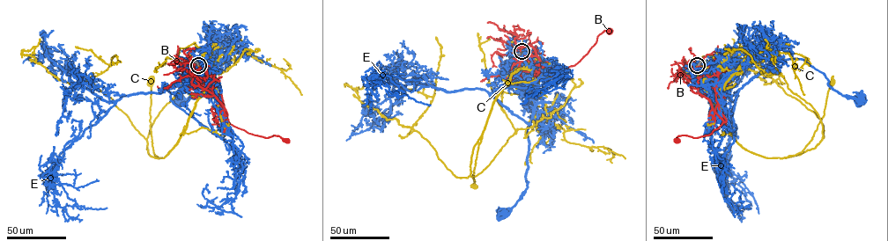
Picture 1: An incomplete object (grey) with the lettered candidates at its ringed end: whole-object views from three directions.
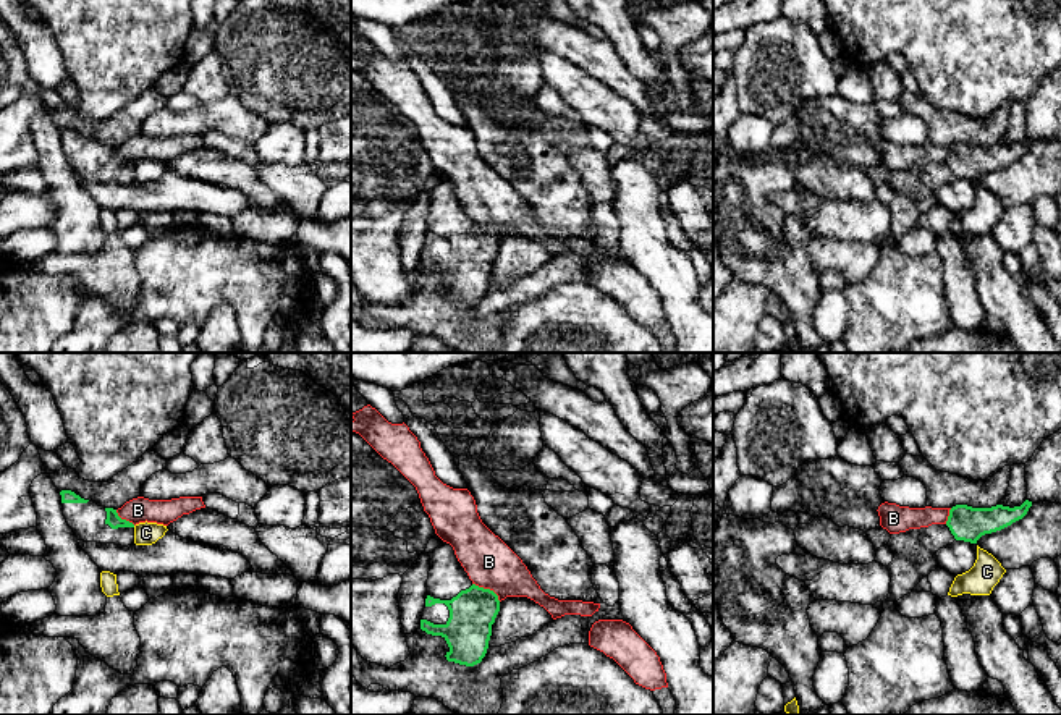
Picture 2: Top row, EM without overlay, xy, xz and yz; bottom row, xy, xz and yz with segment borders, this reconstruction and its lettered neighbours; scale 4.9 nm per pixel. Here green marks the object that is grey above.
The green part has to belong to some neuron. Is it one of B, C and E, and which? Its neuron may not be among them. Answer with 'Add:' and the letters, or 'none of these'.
Add: none of these

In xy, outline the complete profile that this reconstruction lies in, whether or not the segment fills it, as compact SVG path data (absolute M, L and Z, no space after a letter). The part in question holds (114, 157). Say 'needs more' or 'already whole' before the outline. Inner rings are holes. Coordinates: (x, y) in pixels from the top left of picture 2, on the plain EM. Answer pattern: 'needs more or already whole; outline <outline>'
needs more; outline M61 128L60 133L63 154L78 178L121 184L134 181L134 162L121 157L116 147L84 138L71 128Z

